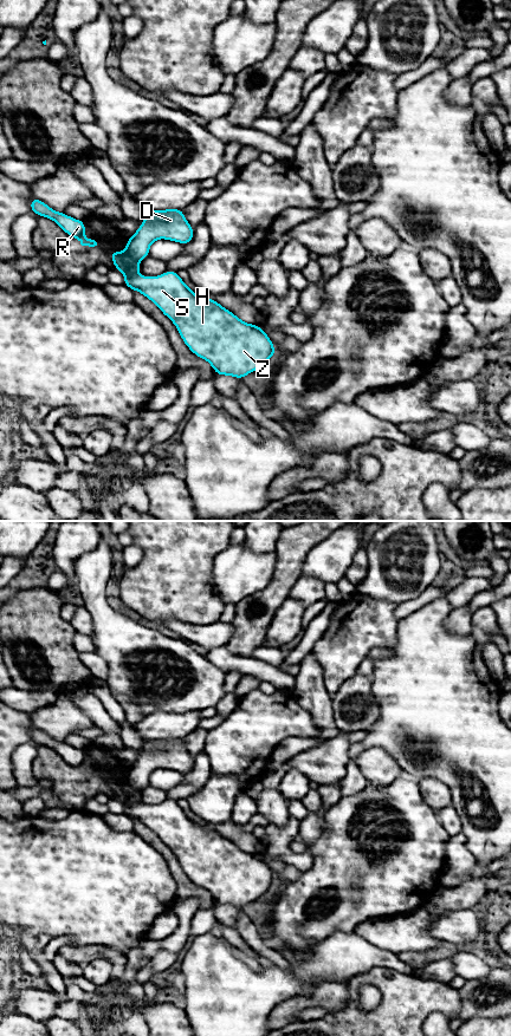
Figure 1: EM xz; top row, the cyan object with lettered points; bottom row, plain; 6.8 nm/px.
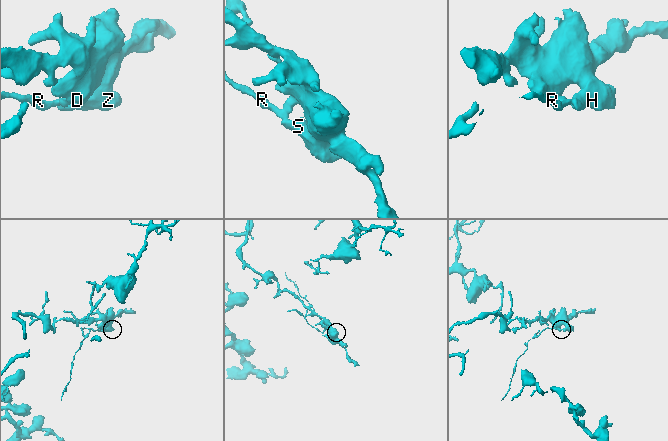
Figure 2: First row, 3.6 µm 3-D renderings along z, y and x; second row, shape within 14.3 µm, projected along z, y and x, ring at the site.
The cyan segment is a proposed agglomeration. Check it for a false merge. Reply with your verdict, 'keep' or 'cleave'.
cleave

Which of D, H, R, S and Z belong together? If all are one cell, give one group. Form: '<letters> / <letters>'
D H S Z / R

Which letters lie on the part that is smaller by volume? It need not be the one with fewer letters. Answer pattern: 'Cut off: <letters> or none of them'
Cut off: R

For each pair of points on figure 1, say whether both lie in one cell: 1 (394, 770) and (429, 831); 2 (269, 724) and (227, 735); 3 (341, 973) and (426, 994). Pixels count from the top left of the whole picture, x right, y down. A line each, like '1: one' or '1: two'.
1: two
2: one
3: two

